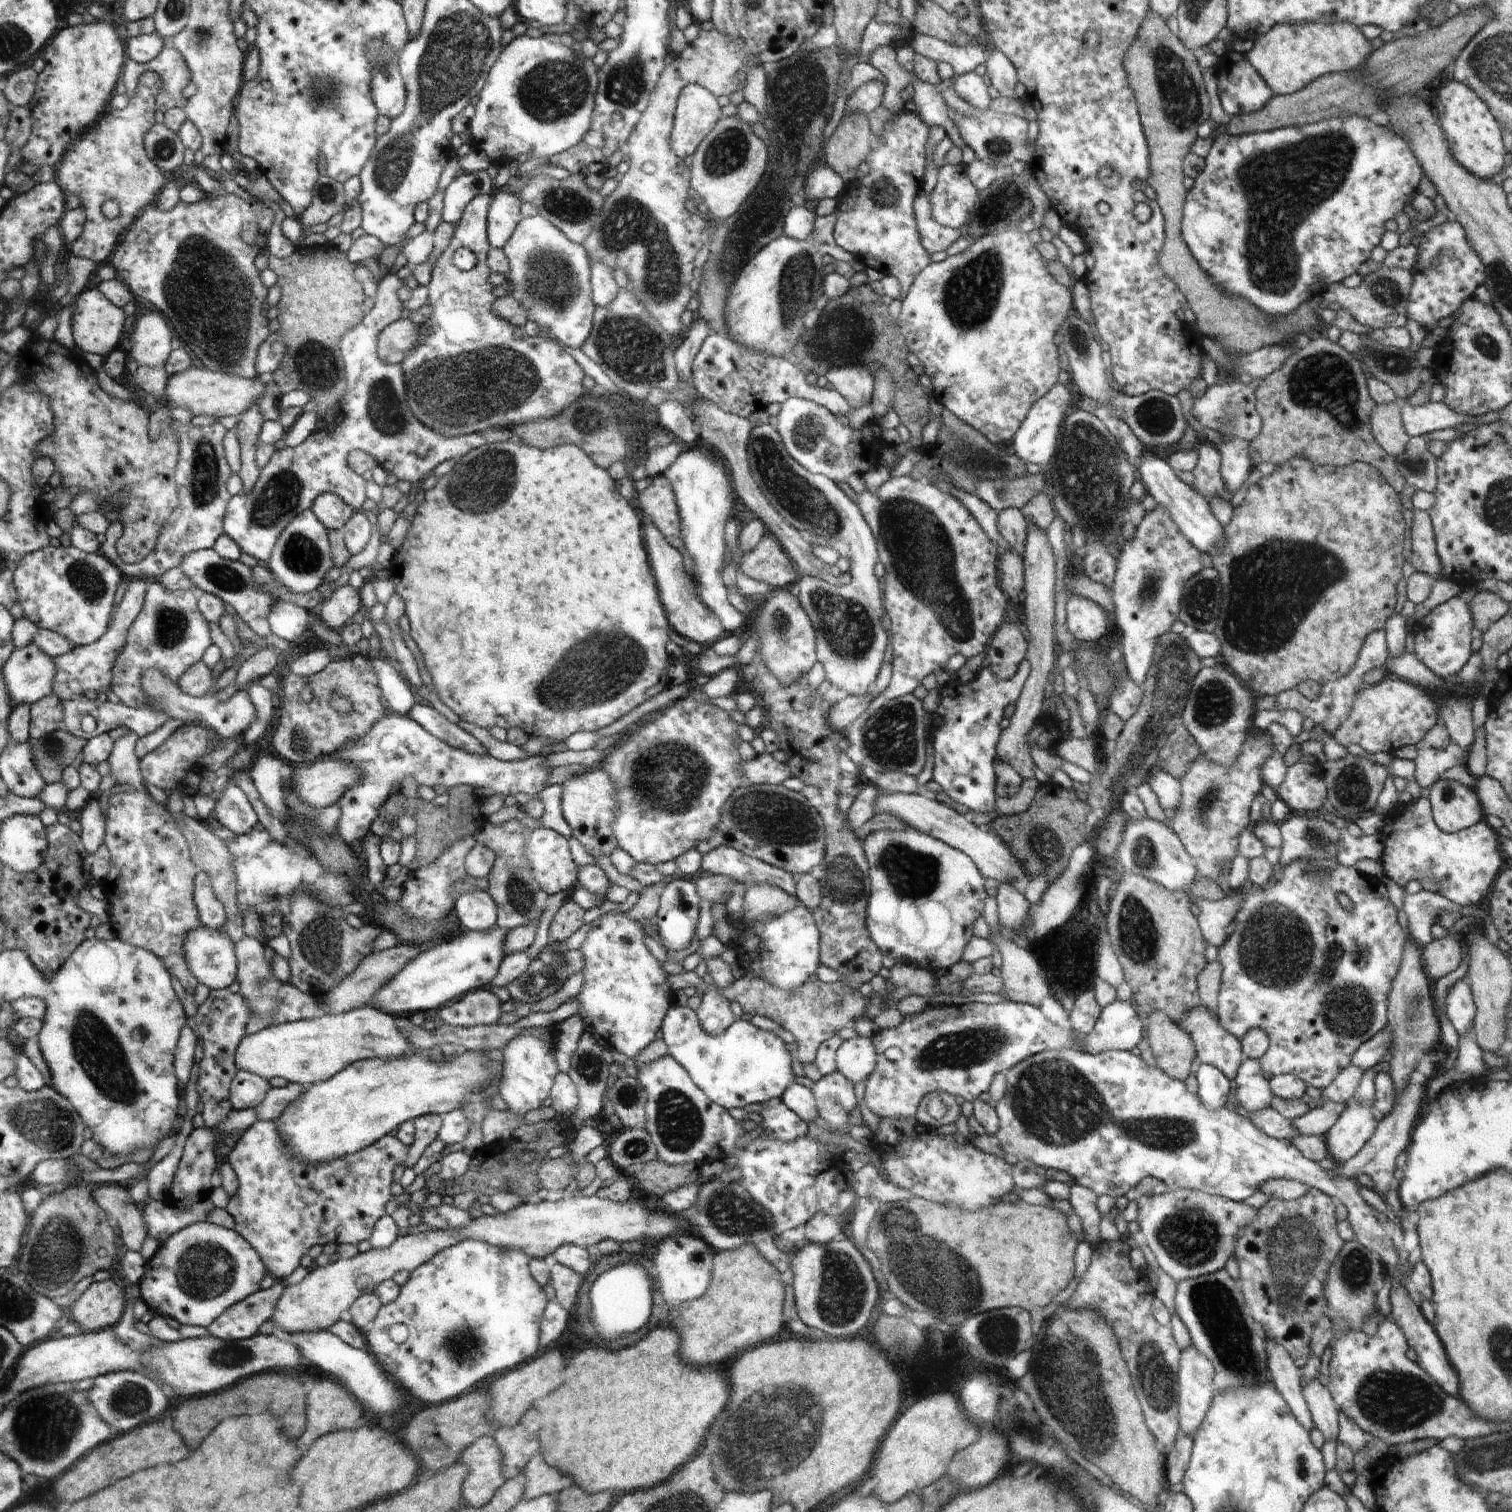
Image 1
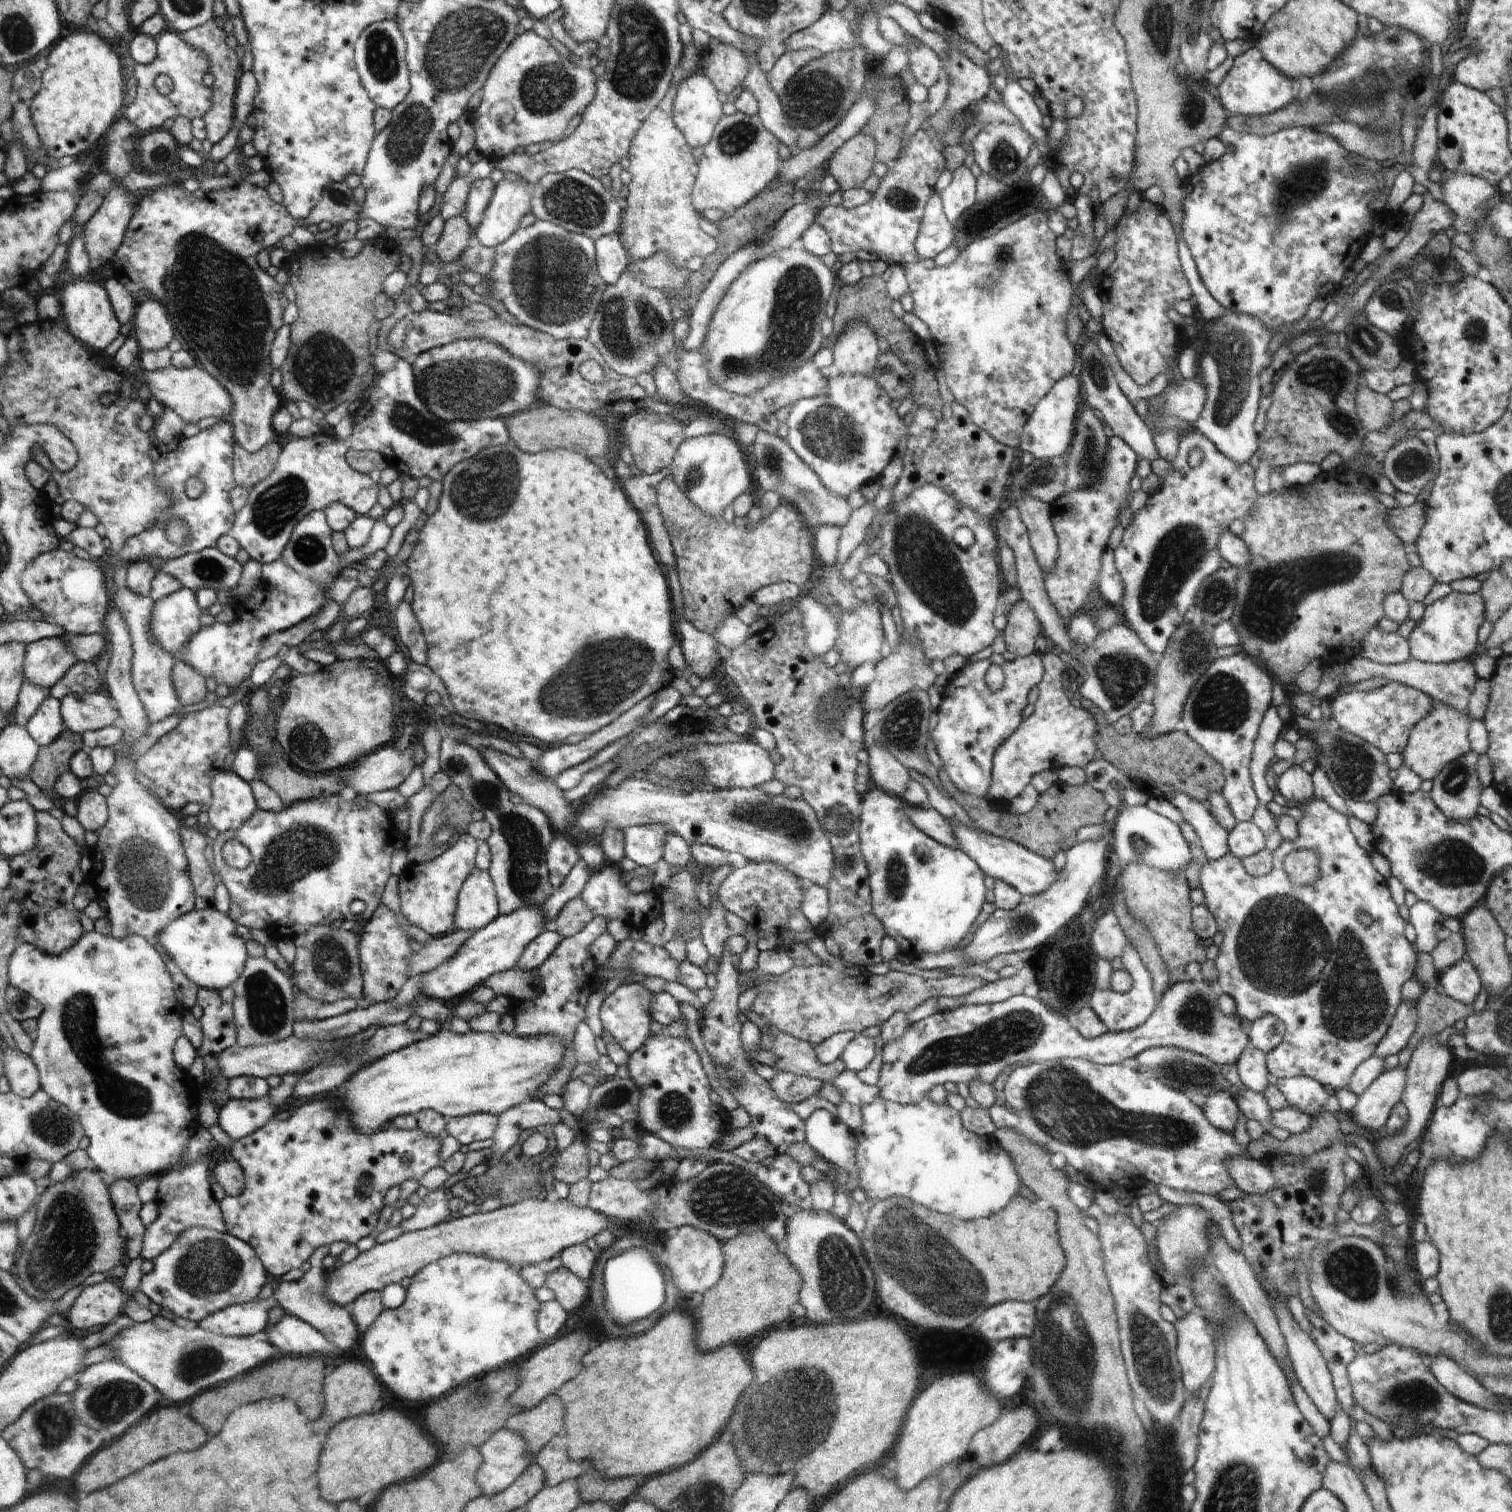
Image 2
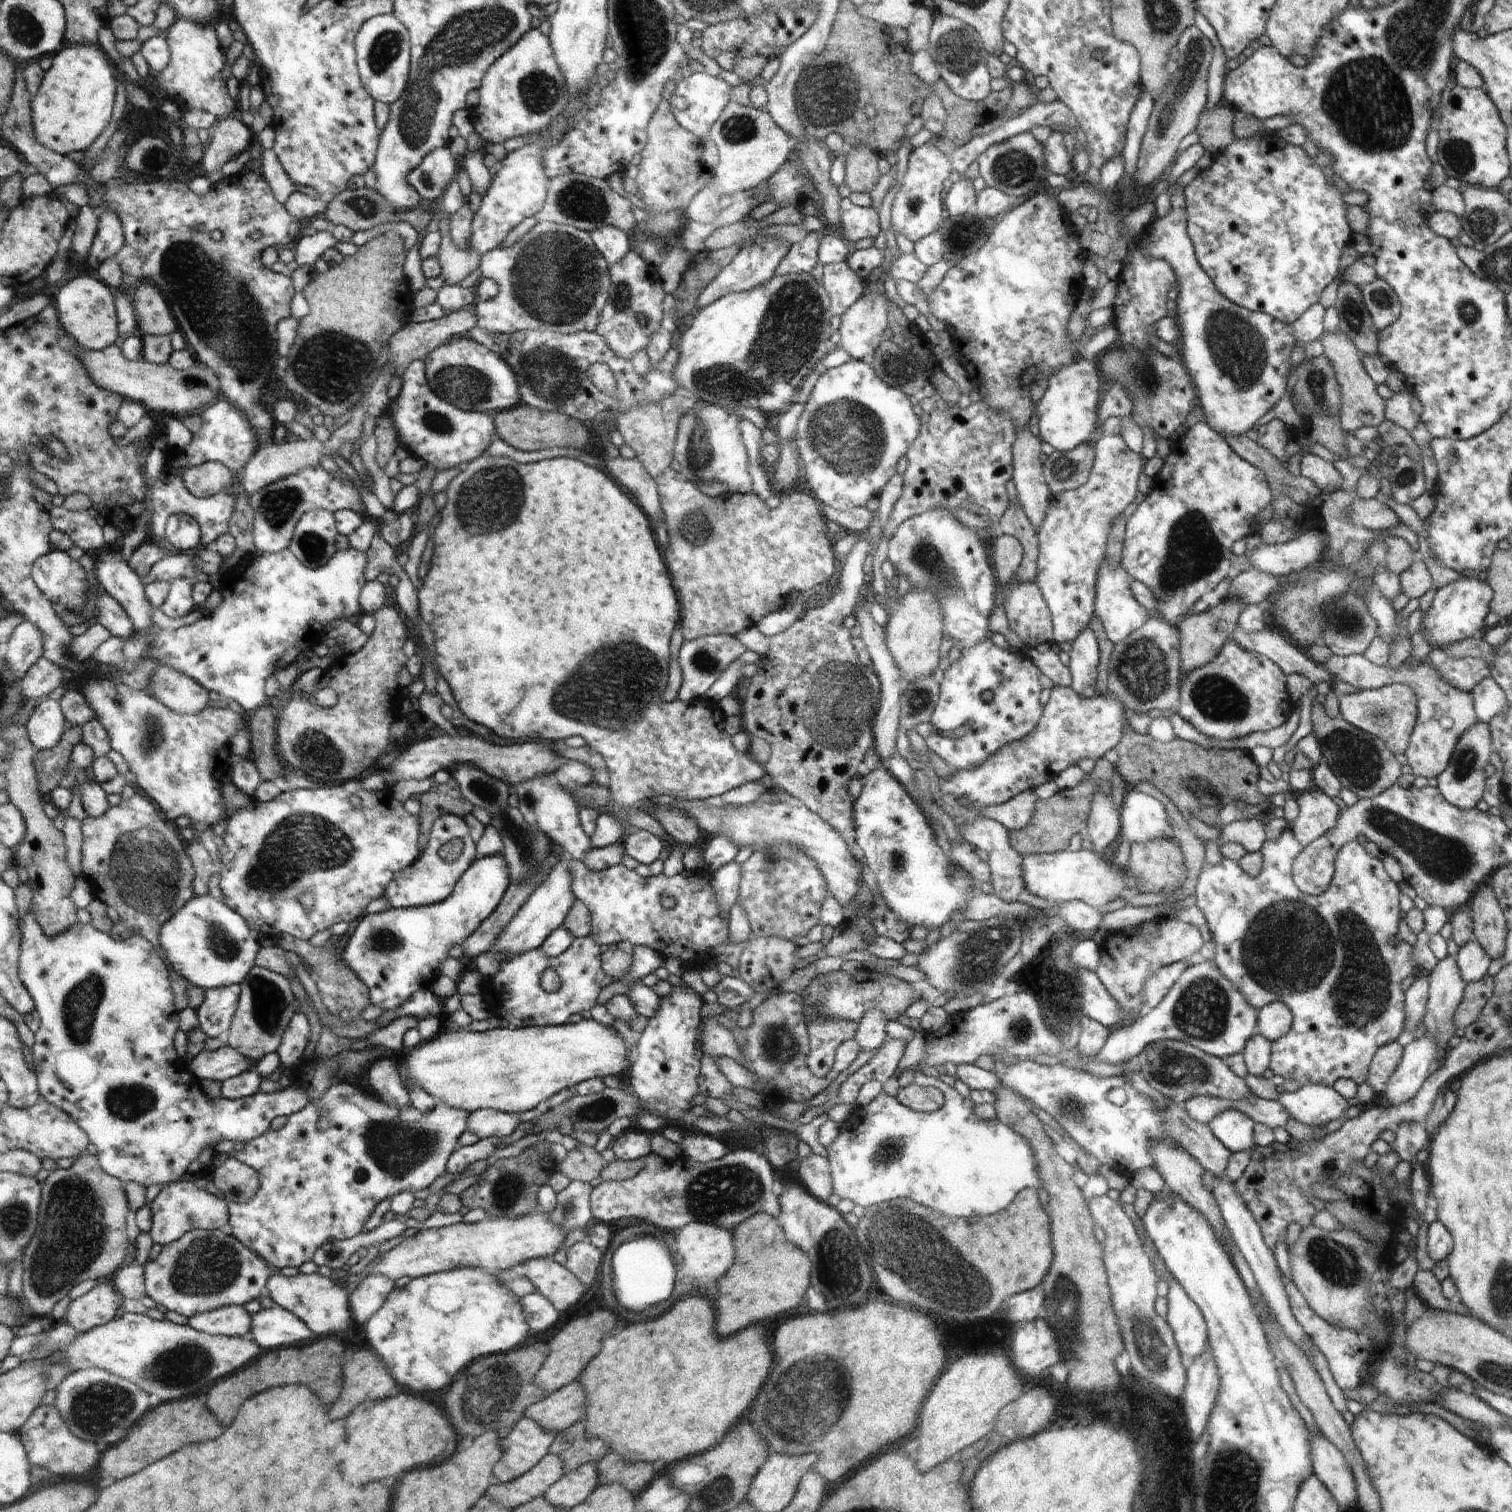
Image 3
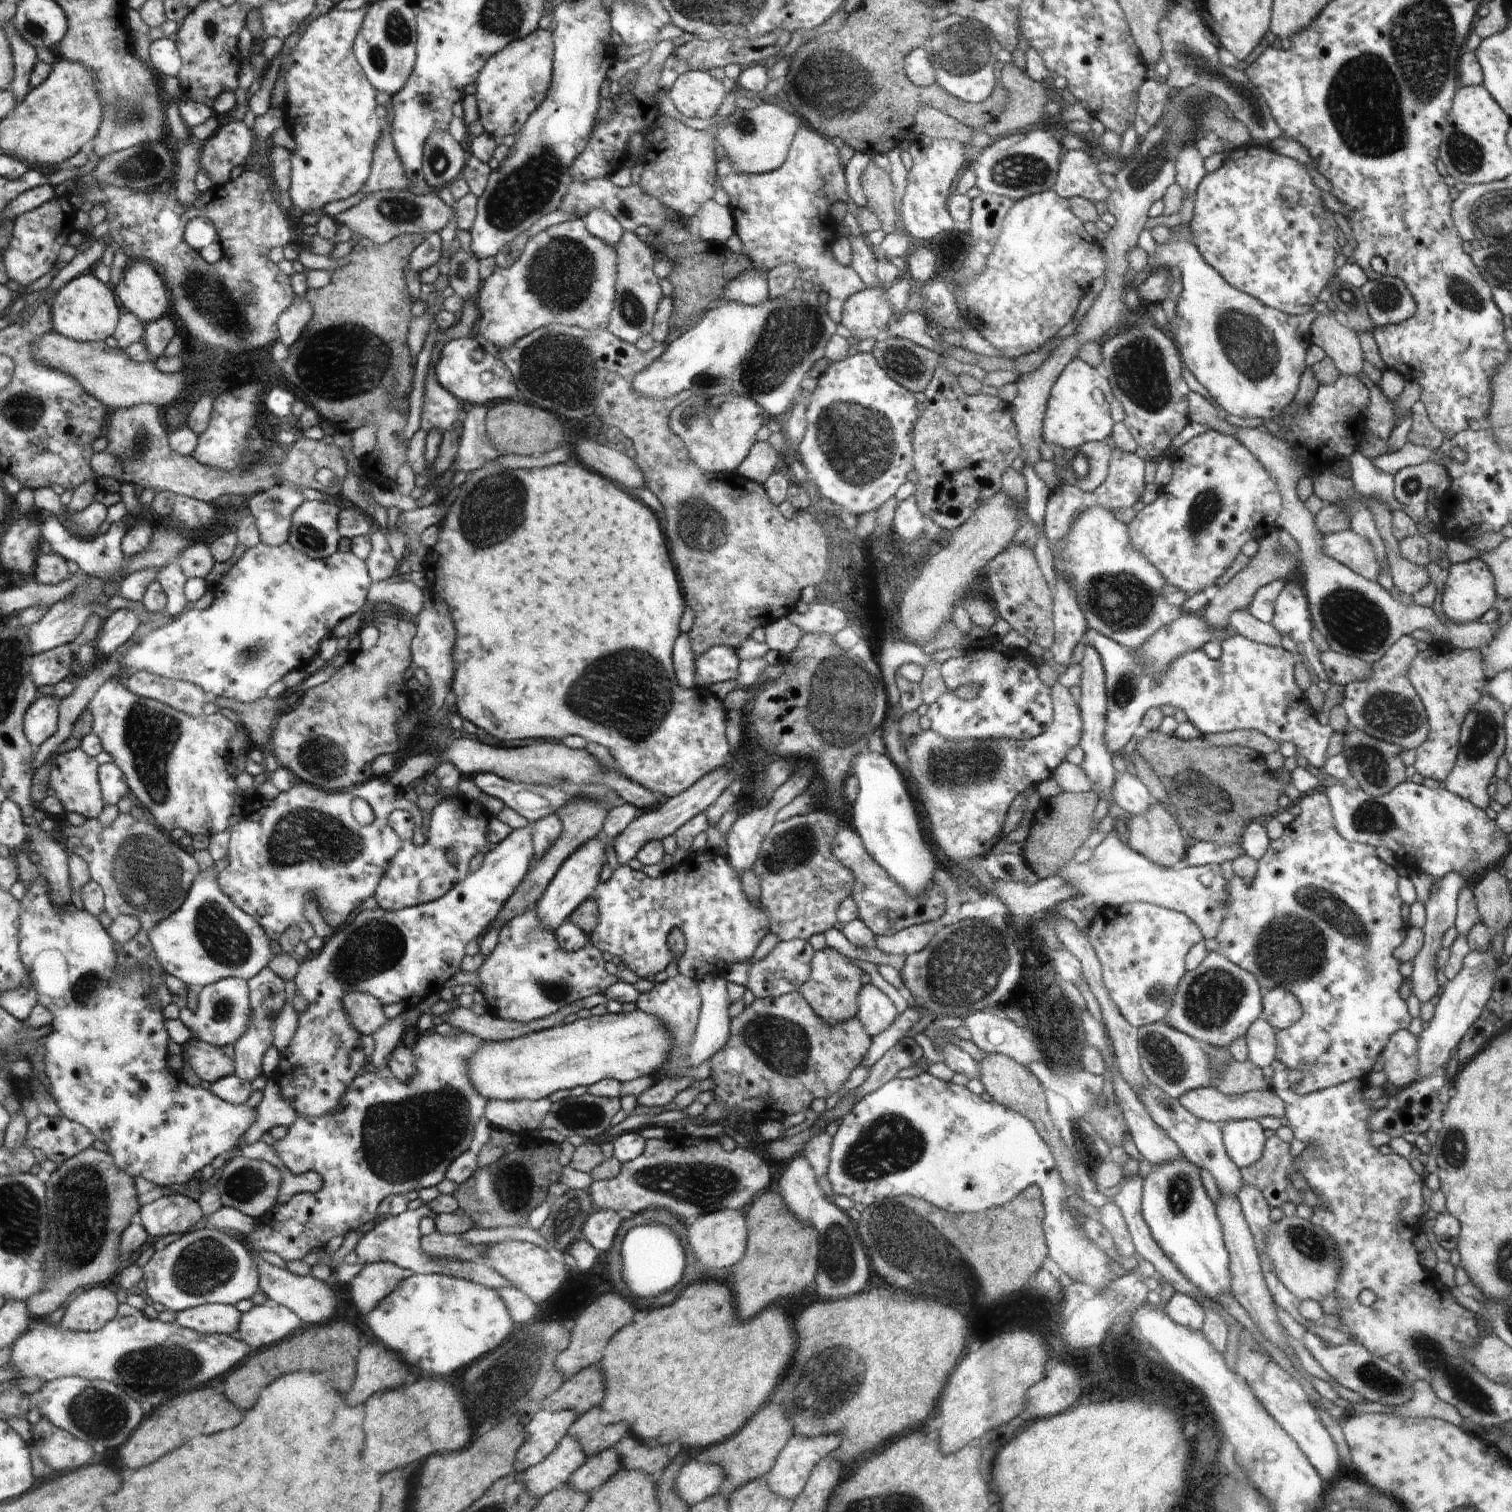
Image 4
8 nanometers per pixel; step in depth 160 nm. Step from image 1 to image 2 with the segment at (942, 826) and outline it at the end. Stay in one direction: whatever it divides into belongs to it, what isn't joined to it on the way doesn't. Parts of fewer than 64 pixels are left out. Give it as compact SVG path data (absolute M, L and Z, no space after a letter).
M958 823L950 824L953 826L960 850L974 859L981 871L989 874L994 880L1004 880L1021 895L1029 894L1034 896L1043 893L1061 877L1061 870L1054 865L1053 858L1040 856L1028 850L1024 845L984 833L978 828L967 827Z

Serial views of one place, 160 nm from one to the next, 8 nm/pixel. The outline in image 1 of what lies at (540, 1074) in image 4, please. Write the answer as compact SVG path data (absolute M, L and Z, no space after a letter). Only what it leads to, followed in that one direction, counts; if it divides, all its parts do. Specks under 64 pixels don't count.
M457 1050L450 1058L434 1061L428 1056L428 1052L412 1053L408 1057L400 1057L399 1060L385 1061L380 1059L366 1059L363 1061L353 1062L348 1065L346 1069L342 1069L334 1077L330 1077L324 1082L306 1086L305 1092L302 1093L293 1103L287 1106L287 1109L276 1120L279 1122L279 1127L283 1137L285 1138L285 1145L287 1149L300 1158L300 1161L308 1161L309 1163L319 1163L324 1161L334 1161L335 1158L347 1156L350 1153L356 1153L360 1149L374 1144L379 1138L386 1136L387 1134L395 1133L399 1126L406 1121L413 1121L416 1117L437 1114L442 1116L449 1113L454 1109L459 1109L462 1104L470 1104L470 1102L478 1102L486 1099L489 1095L496 1095L498 1093L498 1084L501 1073L503 1070L500 1068L500 1060L502 1060L501 1052L498 1060L492 1060L489 1054L490 1051L471 1051L471 1050Z

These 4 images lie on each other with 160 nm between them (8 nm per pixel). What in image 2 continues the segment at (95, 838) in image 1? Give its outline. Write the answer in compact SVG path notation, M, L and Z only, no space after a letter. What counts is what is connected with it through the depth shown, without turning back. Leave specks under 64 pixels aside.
M97 788L86 790L84 795L77 800L77 804L77 820L86 830L98 832L109 823L111 808L108 797L100 794Z

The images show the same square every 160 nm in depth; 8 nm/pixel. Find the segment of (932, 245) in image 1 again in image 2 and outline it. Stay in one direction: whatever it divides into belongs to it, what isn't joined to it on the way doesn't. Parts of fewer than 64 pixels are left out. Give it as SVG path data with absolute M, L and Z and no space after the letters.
M936 191L925 204L922 228L915 242L920 261L936 258L942 250L953 244L954 237L951 222L946 218L939 192Z

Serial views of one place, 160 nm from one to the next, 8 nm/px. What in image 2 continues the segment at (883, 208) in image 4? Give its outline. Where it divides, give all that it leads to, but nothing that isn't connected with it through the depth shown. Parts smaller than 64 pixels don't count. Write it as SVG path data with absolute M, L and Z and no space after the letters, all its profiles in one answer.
M860 132L836 150L823 171L834 176L844 191L862 189L864 181L873 174L875 150L874 138Z

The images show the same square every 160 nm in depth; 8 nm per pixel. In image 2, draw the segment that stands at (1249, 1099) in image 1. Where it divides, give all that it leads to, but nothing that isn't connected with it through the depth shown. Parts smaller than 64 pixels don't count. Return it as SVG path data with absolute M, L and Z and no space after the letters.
M1247 1046L1235 1062L1240 1080L1247 1089L1264 1094L1268 1082L1266 1055L1257 1048Z

